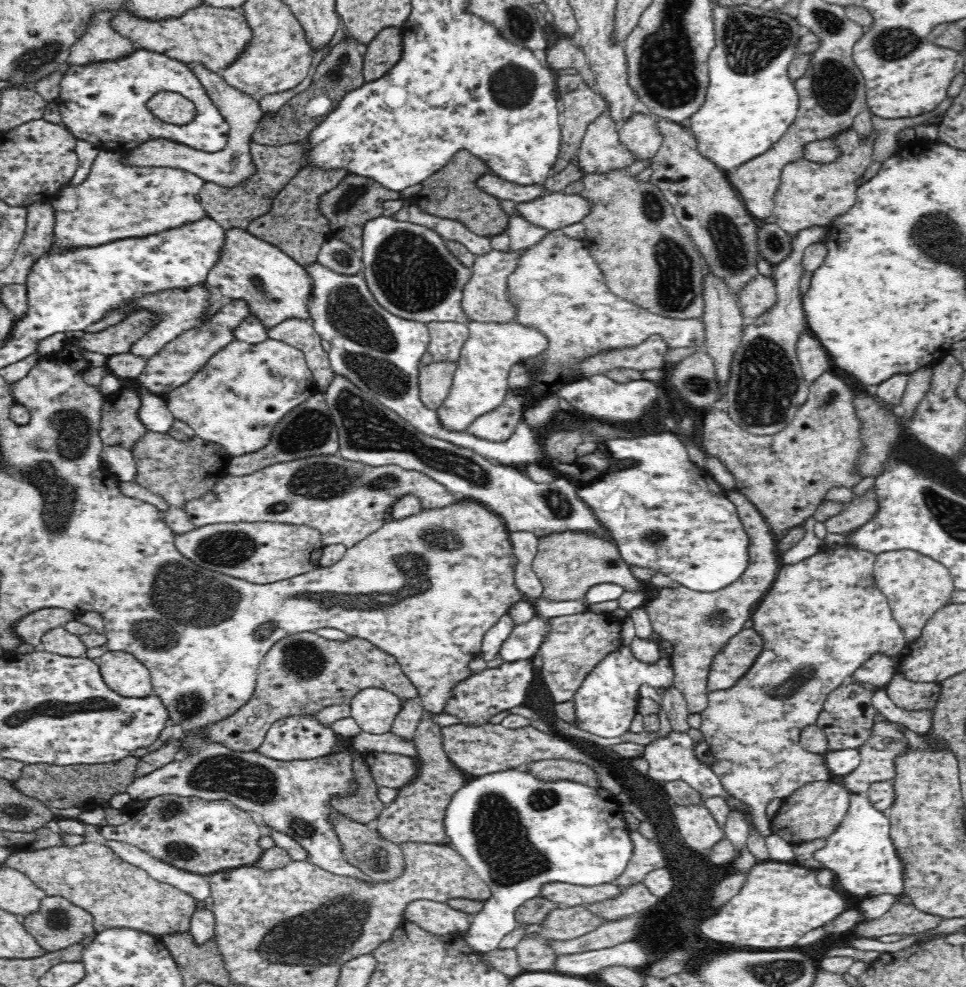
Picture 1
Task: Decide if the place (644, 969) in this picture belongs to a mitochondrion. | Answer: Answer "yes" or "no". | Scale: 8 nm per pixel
no

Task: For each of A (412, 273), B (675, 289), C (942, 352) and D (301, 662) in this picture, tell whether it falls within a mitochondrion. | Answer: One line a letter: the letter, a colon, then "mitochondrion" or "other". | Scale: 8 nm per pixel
A: mitochondrion
B: mitochondrion
C: other
D: mitochondrion

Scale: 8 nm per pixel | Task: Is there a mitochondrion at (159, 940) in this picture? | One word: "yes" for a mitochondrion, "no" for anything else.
no

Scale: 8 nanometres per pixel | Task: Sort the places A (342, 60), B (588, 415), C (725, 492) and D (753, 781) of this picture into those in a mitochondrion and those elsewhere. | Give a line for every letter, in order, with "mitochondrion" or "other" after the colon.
A: mitochondrion
B: other
C: other
D: other

